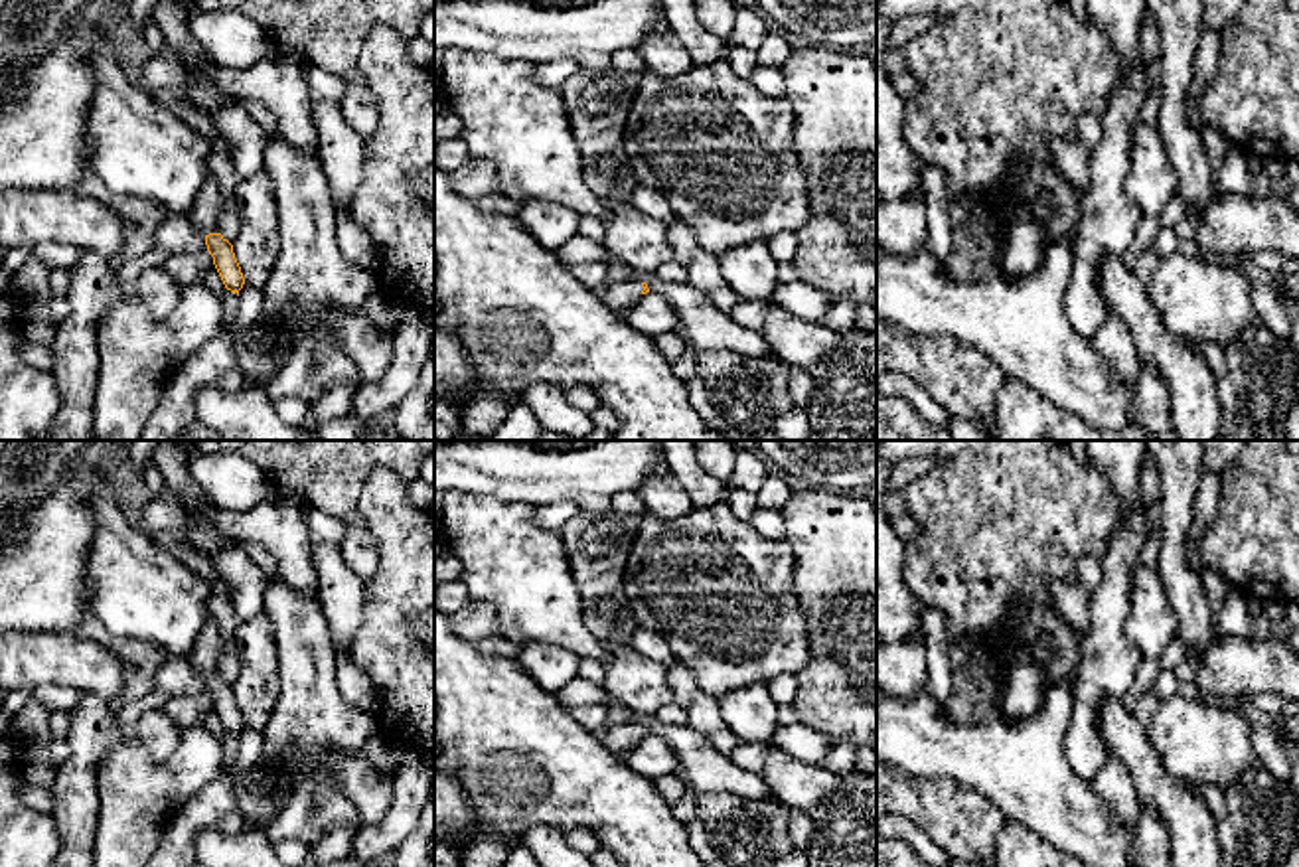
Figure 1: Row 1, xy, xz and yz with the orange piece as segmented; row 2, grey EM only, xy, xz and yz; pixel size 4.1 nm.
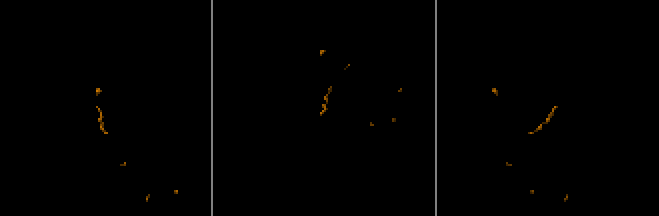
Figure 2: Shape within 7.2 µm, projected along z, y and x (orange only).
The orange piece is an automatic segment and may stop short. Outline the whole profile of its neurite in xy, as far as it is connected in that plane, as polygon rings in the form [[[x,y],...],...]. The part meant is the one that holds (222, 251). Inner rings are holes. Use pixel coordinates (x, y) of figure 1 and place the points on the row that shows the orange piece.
[[[221,233],[205,235],[205,245],[225,288],[239,294],[245,278],[235,259],[233,245]]]

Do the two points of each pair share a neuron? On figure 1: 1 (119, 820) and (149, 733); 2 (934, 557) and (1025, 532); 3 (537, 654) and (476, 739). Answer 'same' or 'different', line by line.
1: different
2: same
3: different

